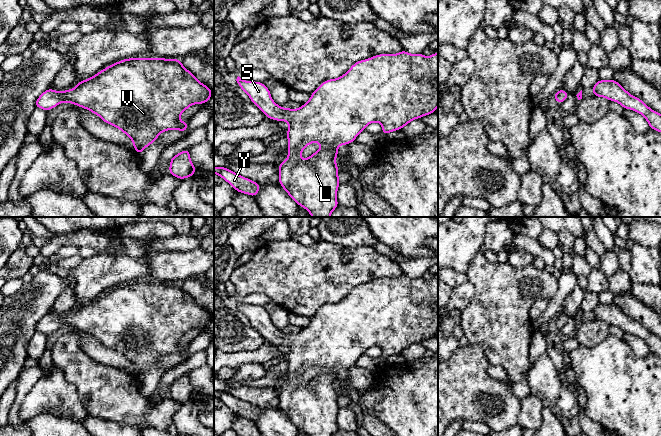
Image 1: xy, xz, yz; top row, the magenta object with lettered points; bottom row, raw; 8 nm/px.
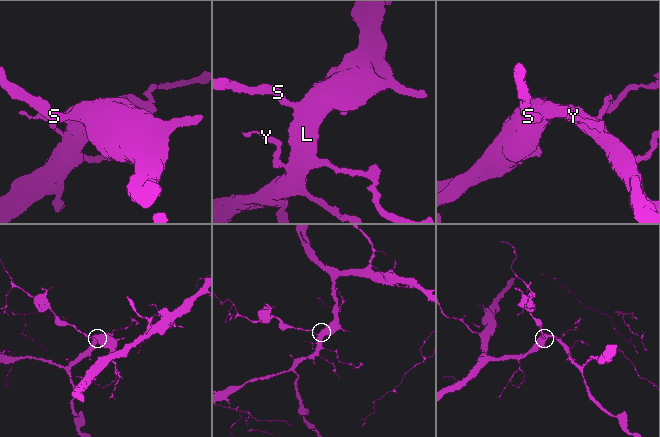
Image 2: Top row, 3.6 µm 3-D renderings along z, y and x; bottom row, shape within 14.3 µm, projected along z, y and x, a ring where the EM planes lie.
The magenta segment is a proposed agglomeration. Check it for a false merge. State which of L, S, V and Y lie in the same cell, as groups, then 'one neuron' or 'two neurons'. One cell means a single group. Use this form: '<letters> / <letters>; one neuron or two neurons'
L S V Y; one neuron

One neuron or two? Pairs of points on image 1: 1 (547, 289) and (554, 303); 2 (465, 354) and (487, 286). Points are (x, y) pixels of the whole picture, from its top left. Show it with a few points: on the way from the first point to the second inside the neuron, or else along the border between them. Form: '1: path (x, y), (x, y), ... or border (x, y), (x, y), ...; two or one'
1: border (558, 274), (558, 290), (549, 299); two
2: border (468, 342), (478, 344), (486, 358); two

